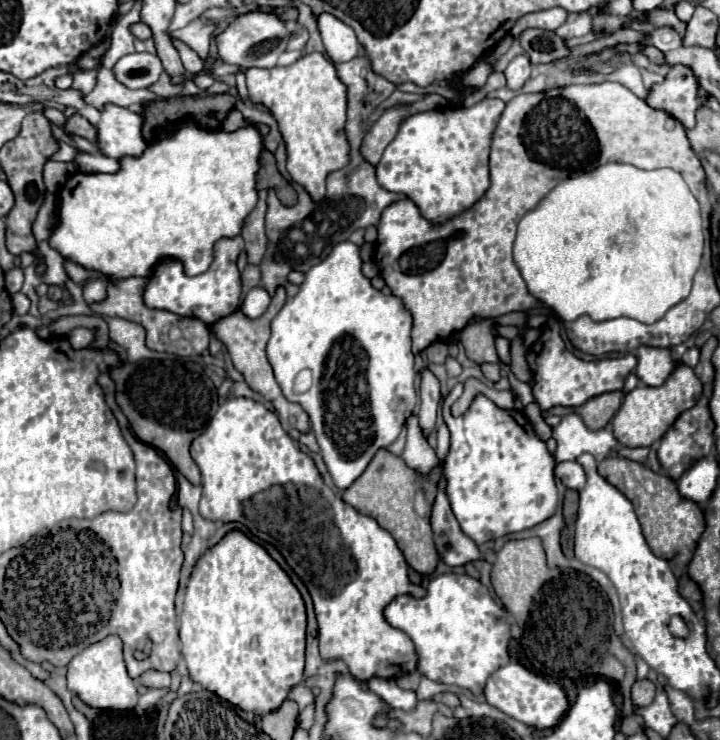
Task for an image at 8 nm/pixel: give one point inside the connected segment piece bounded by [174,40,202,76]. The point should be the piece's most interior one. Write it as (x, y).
(193, 64)

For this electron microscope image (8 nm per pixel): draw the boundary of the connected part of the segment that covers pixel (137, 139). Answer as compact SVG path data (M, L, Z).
M106 104L100 114L100 122L96 124L100 152L110 158L140 156L146 148L146 140L140 134L142 116L114 104Z

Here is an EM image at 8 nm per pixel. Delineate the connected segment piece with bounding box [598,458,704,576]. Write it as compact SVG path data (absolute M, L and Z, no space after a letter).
M606 458L598 464L598 474L606 478L612 486L616 486L634 504L634 510L642 526L642 534L650 550L658 558L668 560L674 574L680 576L694 554L692 546L696 548L698 538L704 530L704 512L700 510L700 506L696 502L684 500L676 492L676 484L670 478L652 472L640 462L632 462L626 458Z

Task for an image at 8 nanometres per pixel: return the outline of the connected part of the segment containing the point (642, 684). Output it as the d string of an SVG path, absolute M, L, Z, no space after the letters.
M636 680L632 686L632 704L648 706L654 698L654 684L650 680Z

